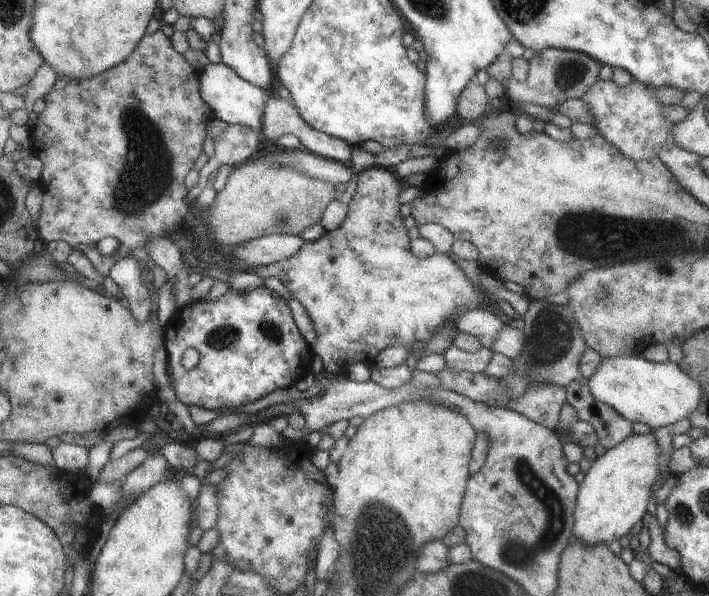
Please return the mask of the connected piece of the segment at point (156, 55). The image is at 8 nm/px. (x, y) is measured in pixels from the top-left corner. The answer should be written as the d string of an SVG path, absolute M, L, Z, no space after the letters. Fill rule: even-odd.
M157 29L151 34L145 34L139 44L133 48L133 52L117 66L96 74L88 79L80 81L63 80L61 77L56 77L53 87L42 98L45 102L45 107L41 112L36 114L35 125L30 131L30 152L41 160L42 168L40 176L37 179L39 185L43 186L42 203L38 211L39 218L35 222L35 232L39 234L39 244L48 243L50 240L63 240L69 244L70 248L75 248L87 257L91 262L93 270L100 276L105 278L108 276L110 266L117 262L121 257L125 257L127 251L144 246L144 242L152 236L163 237L165 232L180 229L183 225L183 216L186 213L187 206L183 202L187 188L184 185L183 179L186 172L193 168L193 163L199 154L201 154L203 140L205 140L205 124L207 120L212 118L210 110L201 100L198 91L198 71L192 68L184 59L183 56L173 50L169 39ZM111 236L115 238L119 244L109 256L101 256L95 248L98 240Z

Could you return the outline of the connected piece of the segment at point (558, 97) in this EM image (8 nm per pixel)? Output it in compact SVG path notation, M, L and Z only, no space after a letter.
M547 47L534 52L527 61L528 69L525 80L520 82L507 81L504 84L503 97L513 100L515 104L537 104L551 110L554 104L567 99L579 99L580 96L598 79L600 63L590 56L565 50Z

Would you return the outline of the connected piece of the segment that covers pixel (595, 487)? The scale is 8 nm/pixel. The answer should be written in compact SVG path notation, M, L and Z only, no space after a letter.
M650 432L631 434L596 457L578 484L572 506L571 540L577 539L585 546L605 545L627 535L631 526L646 513L645 506L652 495L651 485L659 475L658 456L657 441L653 432Z

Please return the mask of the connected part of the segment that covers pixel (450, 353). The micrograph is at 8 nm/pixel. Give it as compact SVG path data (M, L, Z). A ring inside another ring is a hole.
M451 344L443 351L442 357L444 368L475 374L482 373L486 369L492 354L491 349L483 346L474 353L468 353Z

